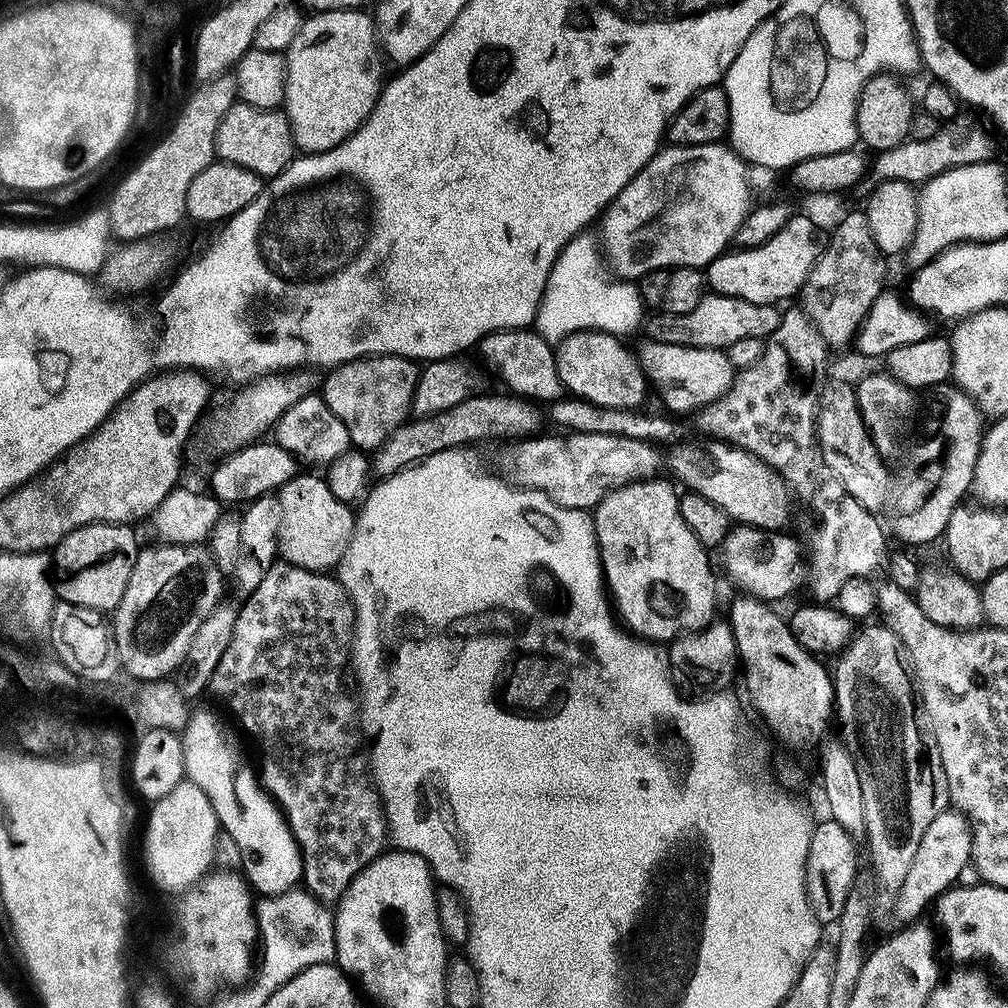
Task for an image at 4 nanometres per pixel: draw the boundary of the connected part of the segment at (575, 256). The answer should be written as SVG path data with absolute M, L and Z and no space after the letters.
M588 235L575 236L561 250L544 287L534 327L553 338L583 328L614 330L614 334L624 337L626 330L641 327L640 315L646 312L646 305L640 299L639 287L613 275L602 259L602 248L597 237Z

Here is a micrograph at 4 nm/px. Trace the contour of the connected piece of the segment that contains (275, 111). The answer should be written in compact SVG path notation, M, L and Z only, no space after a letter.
M237 102L230 106L230 110L226 110L226 114L218 122L215 155L231 164L246 166L246 170L254 170L254 174L259 176L277 176L297 152L292 123L280 108L259 108Z

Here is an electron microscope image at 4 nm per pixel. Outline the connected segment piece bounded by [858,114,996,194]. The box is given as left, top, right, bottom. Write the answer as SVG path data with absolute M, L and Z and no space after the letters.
M957 115L941 123L938 134L925 140L907 139L904 143L894 146L885 152L875 153L871 157L867 177L860 181L858 188L867 194L873 187L882 182L906 182L913 186L923 186L928 180L944 171L970 163L986 163L996 156L996 148L992 145L992 136L984 129L983 119L975 120L972 116Z

